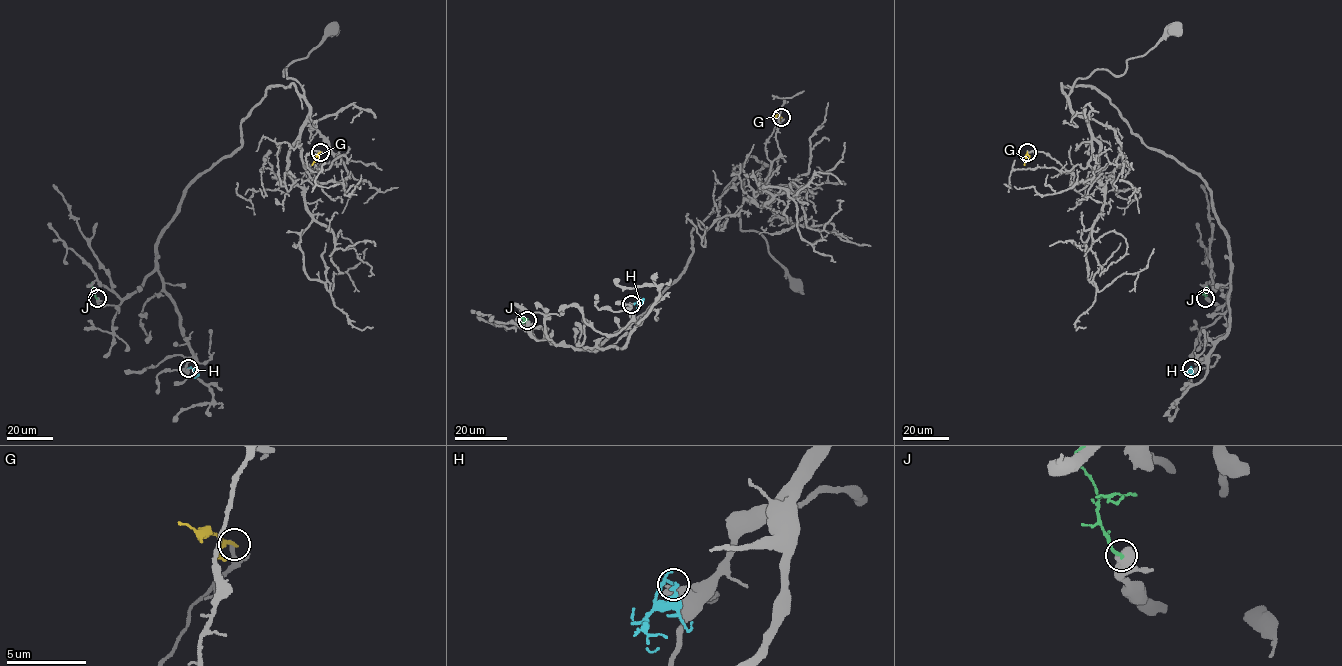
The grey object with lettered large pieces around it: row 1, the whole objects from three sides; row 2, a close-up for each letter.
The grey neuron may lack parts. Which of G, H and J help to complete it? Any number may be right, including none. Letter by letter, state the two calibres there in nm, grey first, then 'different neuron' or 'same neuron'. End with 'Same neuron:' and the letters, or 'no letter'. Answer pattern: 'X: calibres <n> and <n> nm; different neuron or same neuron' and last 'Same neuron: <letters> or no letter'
G: calibres 280 and 240 nm; different neuron
H: calibres 650 and 190 nm; different neuron
J: calibres 700 and 220 nm; different neuron
Same neuron: no letter

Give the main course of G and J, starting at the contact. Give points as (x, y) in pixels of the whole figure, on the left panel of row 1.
G: (320, 152), (312, 165)
J: (97, 299), (90, 285), (92, 282)

